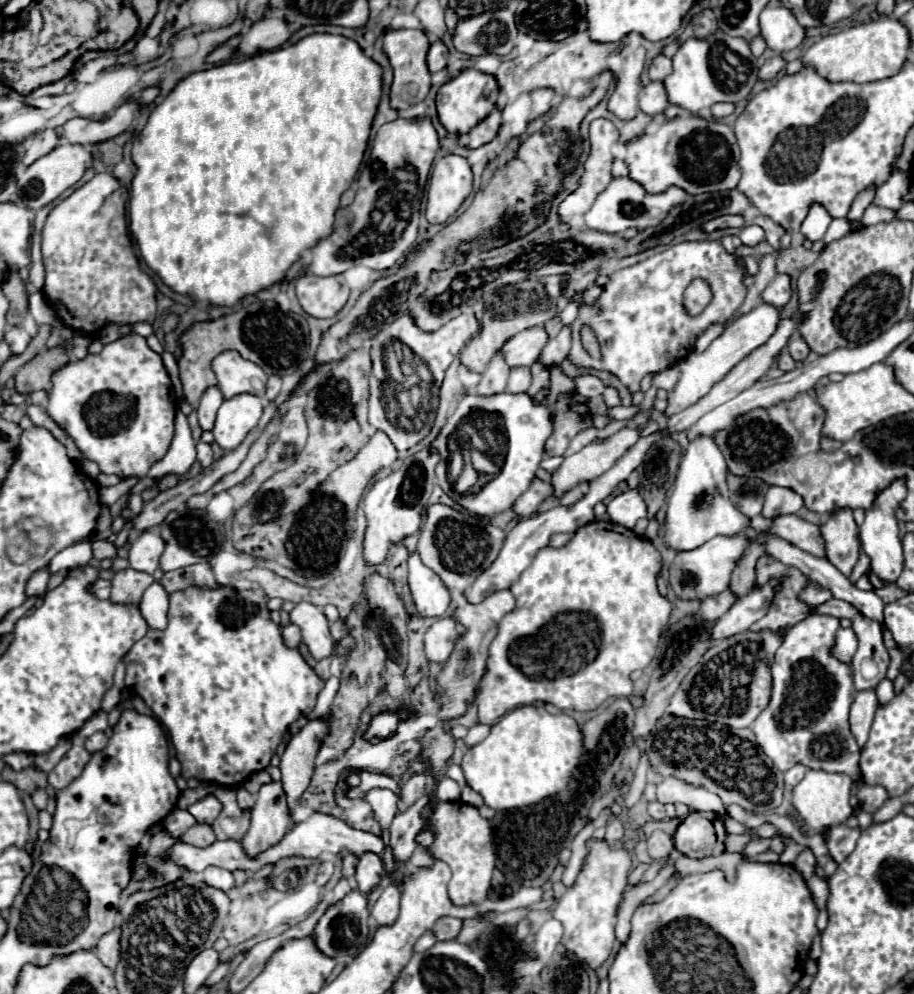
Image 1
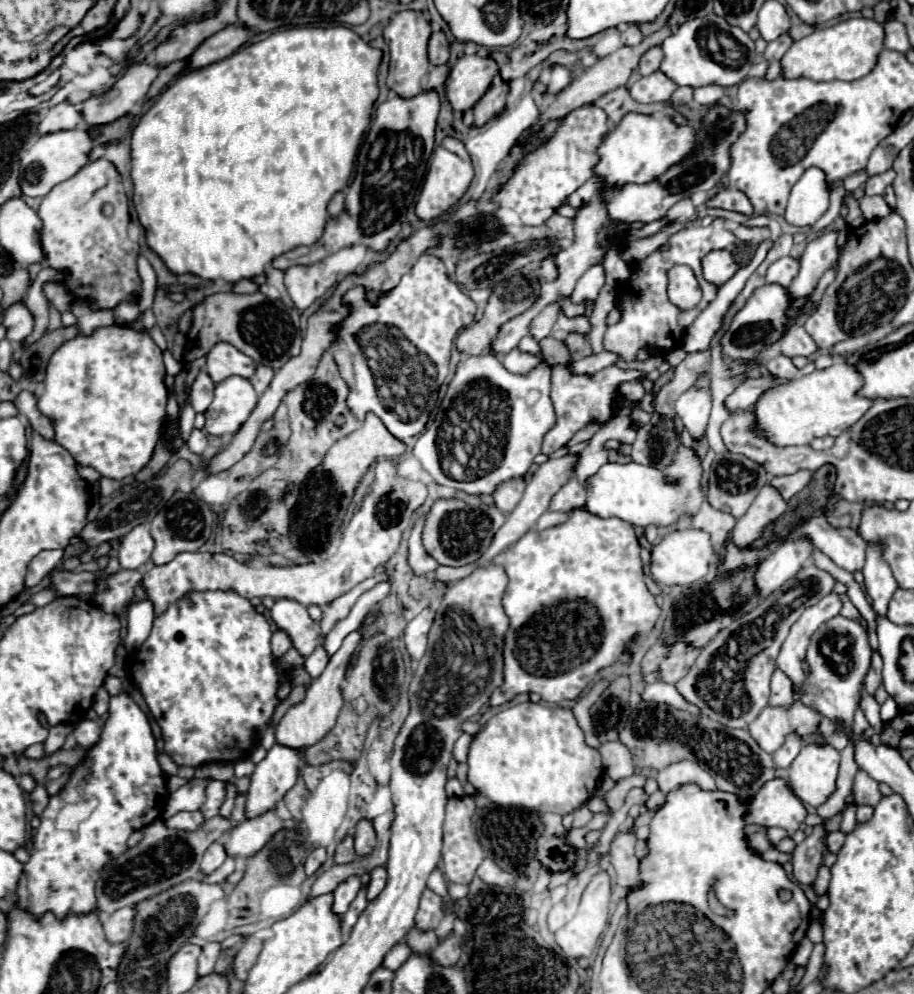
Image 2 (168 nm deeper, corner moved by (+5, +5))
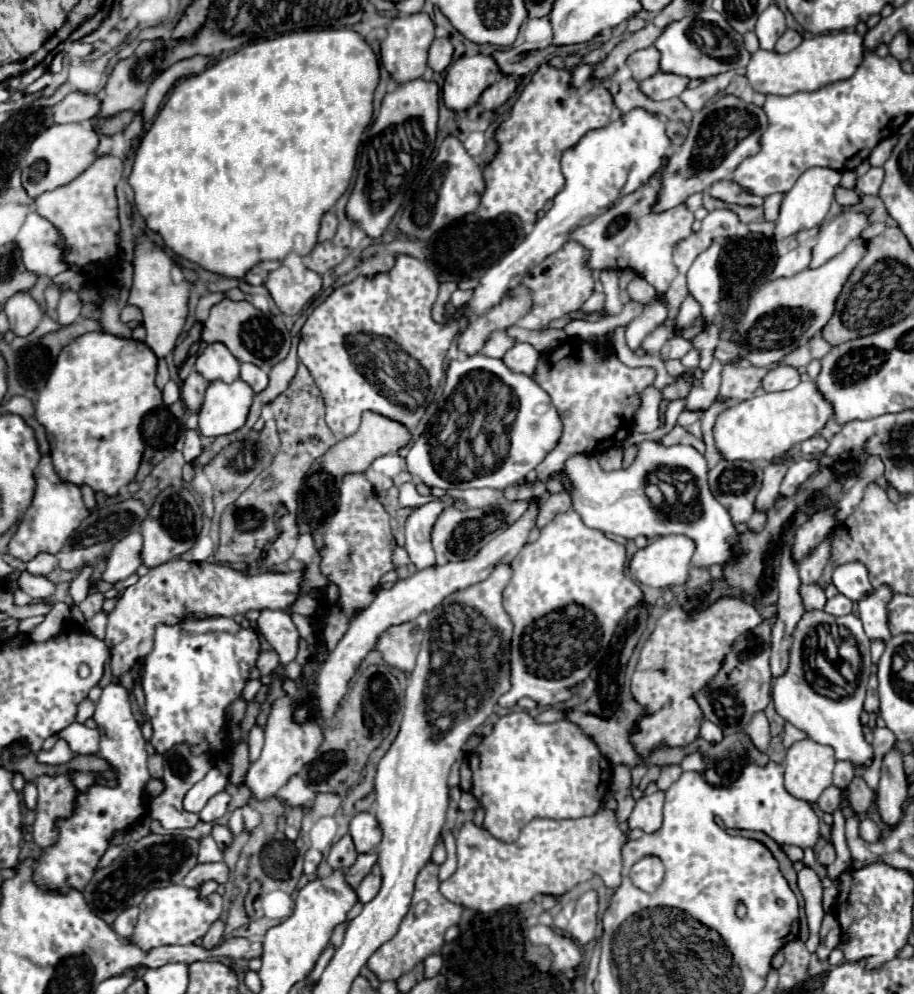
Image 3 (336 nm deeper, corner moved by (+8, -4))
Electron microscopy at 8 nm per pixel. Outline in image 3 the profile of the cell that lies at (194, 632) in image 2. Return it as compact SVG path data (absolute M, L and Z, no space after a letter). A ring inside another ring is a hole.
M206 618L206 620L184 620L176 626L158 626L156 630L156 638L154 638L154 650L144 658L144 678L142 678L142 688L144 688L144 694L146 694L146 716L152 724L152 746L156 748L158 754L164 754L166 750L170 750L174 744L180 744L180 742L190 742L192 744L192 750L194 754L202 754L202 752L214 752L214 754L220 754L222 750L228 752L228 738L224 736L224 728L226 728L226 706L230 702L234 702L236 698L242 696L242 690L244 690L244 684L246 680L250 678L250 668L256 664L258 660L258 654L260 654L260 642L258 642L258 634L256 630L252 628L242 628L240 624L236 624L232 618Z

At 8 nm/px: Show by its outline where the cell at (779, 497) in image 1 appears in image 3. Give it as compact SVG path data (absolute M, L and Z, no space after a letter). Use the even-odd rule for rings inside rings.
M798 460L798 462L794 462L790 468L788 468L788 472L786 472L786 476L784 476L784 480L782 480L782 486L780 486L780 496L792 496L794 492L796 492L796 488L802 484L802 482L806 482L816 470L818 470L818 460Z

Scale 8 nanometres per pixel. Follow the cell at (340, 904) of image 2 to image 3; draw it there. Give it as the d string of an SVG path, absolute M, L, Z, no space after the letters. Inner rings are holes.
M358 854L358 860L356 860L356 864L346 872L346 880L354 886L354 888L358 888L358 884L360 884L360 880L370 872L370 868L376 864L376 860L378 860L378 856L376 854Z

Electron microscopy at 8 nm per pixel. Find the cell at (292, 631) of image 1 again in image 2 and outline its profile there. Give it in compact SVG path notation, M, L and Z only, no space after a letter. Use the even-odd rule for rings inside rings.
M277 629L273 633L273 639L271 639L271 649L273 649L273 655L275 657L283 657L289 649L291 649L291 639L289 635L285 635L285 631Z

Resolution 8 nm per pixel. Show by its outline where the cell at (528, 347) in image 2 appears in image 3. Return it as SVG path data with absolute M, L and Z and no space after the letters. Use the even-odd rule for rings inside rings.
M502 330L492 332L490 338L486 340L484 348L482 348L482 354L492 356L492 358L502 358L502 356L506 354L506 350L514 346L514 342L516 342L516 340L510 338L510 336L508 336L506 332L502 332Z

